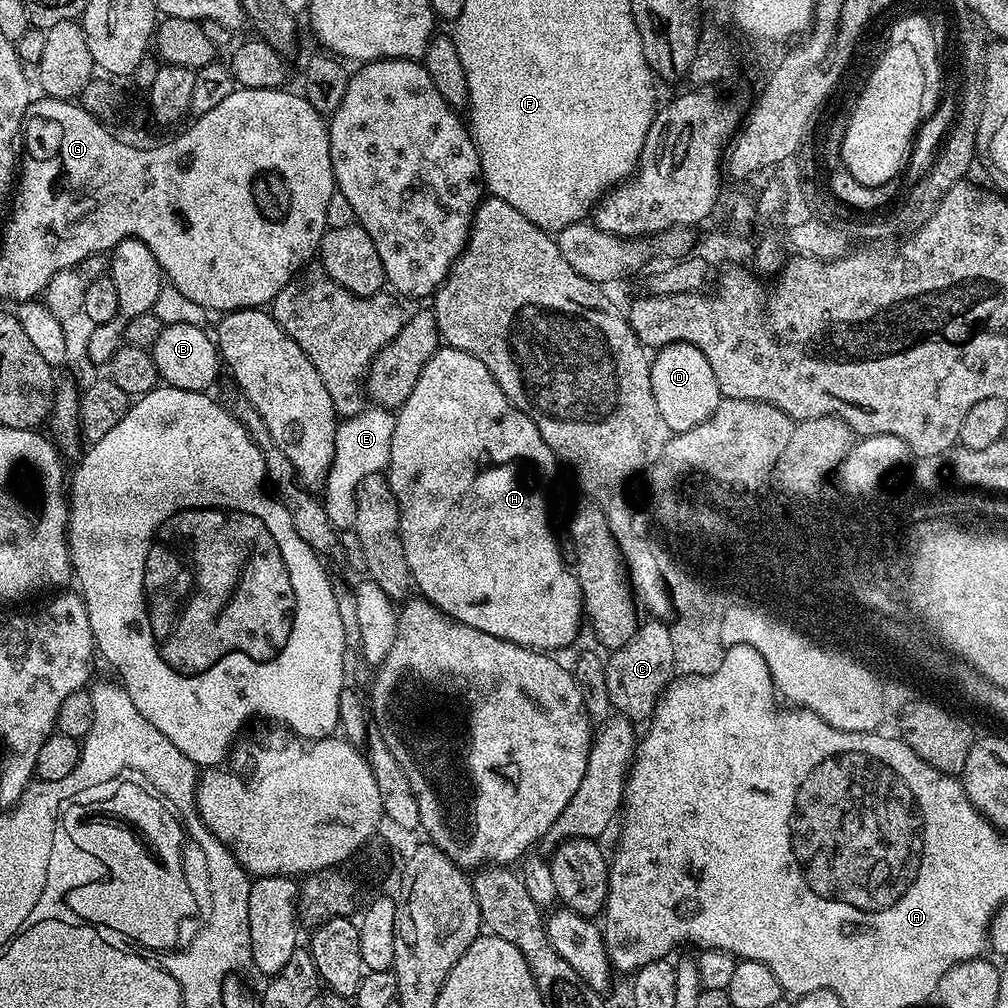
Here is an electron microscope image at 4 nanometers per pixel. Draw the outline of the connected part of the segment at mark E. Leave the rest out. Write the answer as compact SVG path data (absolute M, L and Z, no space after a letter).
M370 406L358 415L345 417L337 425L334 462L322 489L324 509L337 530L353 529L356 523L355 492L362 479L387 469L395 424L395 415L389 409Z

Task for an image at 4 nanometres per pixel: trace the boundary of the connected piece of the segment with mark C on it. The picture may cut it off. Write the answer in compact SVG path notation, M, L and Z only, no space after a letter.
M648 618L636 629L636 636L626 646L615 649L607 657L606 690L613 709L633 722L647 721L664 691L674 679L677 669L671 664L671 641L663 619Z

